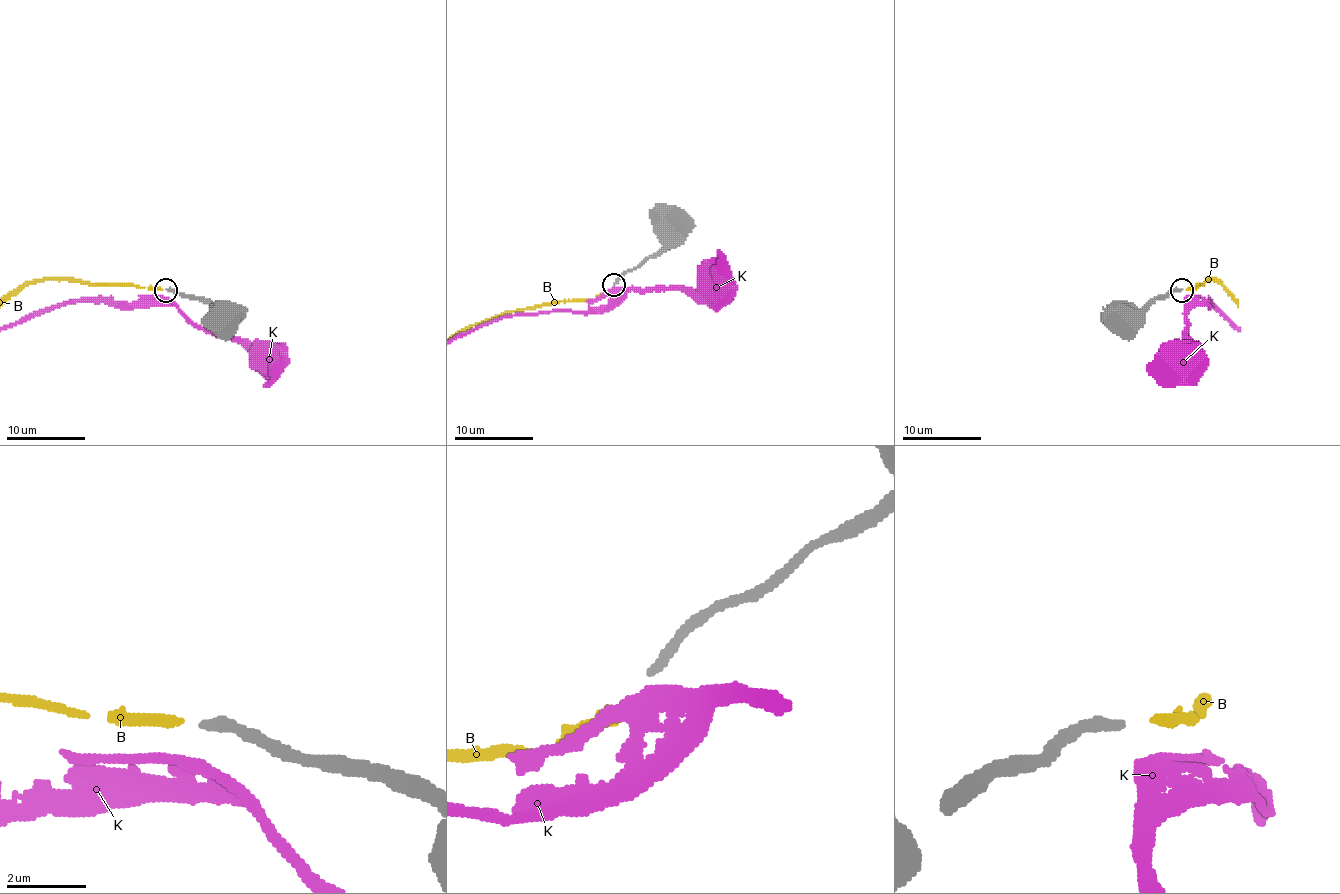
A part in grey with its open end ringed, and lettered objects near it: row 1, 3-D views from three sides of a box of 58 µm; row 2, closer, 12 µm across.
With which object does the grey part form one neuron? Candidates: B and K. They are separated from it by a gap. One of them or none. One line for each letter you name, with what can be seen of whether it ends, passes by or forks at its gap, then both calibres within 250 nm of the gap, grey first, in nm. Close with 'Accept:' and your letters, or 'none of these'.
B: It ends there. Thickness 220 nm (grey) against 280 nm
Accept: B

